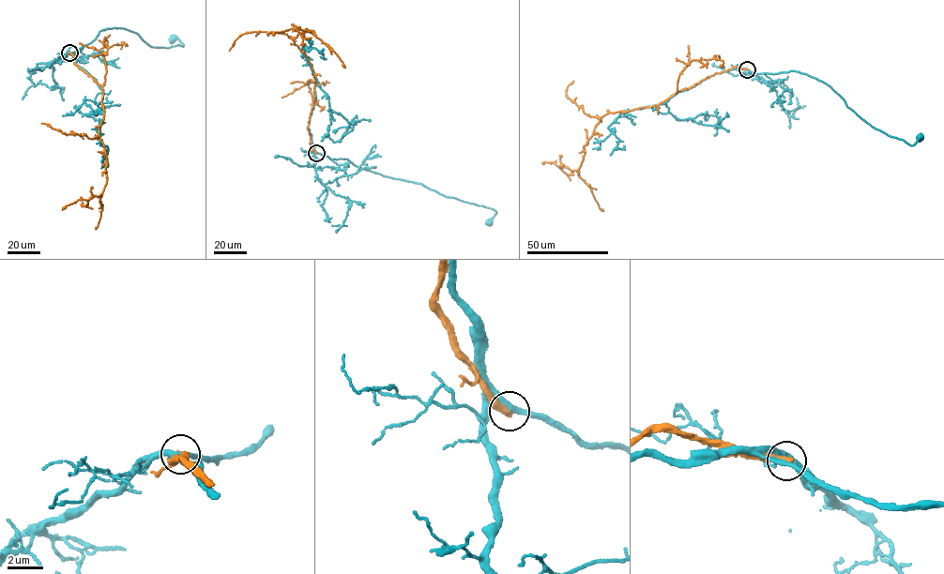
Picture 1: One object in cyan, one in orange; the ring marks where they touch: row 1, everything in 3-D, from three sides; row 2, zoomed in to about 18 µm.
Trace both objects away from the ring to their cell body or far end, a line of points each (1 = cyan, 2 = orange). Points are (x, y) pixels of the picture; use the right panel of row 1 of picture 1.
1: (747, 69), (760, 74), (791, 70), (801, 73), (830, 87), (846, 106), (889, 135), (912, 144), (920, 137)
2: (747, 69), (735, 67), (715, 73), (651, 107), (606, 114), (584, 146), (578, 170), (553, 161), (543, 164)

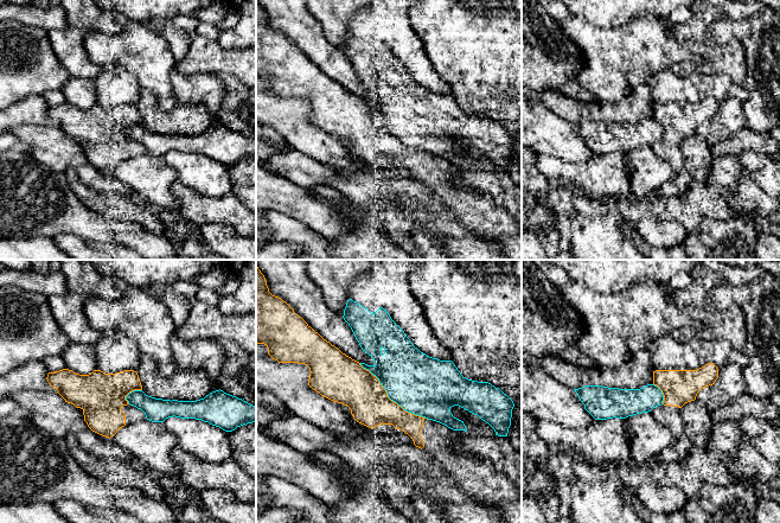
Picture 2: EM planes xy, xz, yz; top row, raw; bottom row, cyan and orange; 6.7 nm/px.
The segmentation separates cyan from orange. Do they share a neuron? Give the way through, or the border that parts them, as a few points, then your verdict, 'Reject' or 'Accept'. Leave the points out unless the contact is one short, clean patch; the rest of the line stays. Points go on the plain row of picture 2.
Reject

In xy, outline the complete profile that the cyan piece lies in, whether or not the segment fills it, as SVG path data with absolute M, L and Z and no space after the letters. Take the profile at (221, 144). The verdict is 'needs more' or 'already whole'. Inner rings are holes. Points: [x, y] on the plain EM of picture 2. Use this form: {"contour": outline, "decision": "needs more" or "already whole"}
{"contour": "M134 125L126 130L130 140L141 143L152 157L164 157L168 152L196 153L209 157L225 166L232 166L243 159L256 157L256 141L216 125L197 135L162 134Z", "decision": "already whole"}

